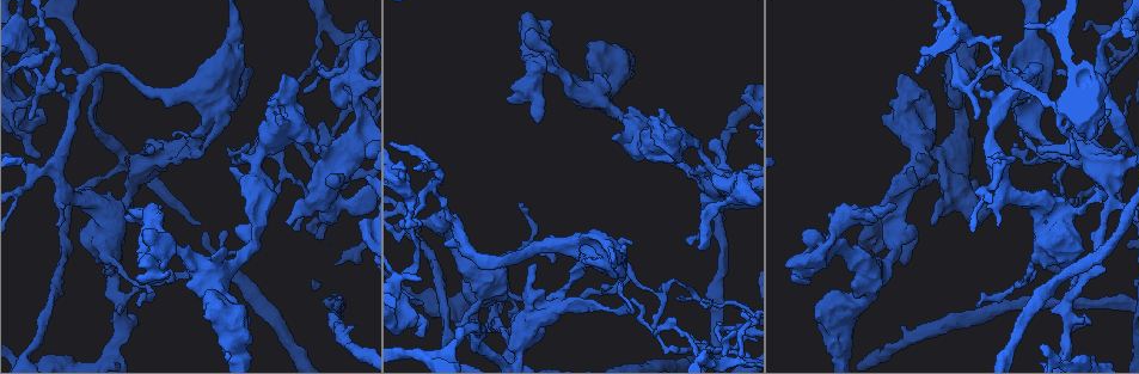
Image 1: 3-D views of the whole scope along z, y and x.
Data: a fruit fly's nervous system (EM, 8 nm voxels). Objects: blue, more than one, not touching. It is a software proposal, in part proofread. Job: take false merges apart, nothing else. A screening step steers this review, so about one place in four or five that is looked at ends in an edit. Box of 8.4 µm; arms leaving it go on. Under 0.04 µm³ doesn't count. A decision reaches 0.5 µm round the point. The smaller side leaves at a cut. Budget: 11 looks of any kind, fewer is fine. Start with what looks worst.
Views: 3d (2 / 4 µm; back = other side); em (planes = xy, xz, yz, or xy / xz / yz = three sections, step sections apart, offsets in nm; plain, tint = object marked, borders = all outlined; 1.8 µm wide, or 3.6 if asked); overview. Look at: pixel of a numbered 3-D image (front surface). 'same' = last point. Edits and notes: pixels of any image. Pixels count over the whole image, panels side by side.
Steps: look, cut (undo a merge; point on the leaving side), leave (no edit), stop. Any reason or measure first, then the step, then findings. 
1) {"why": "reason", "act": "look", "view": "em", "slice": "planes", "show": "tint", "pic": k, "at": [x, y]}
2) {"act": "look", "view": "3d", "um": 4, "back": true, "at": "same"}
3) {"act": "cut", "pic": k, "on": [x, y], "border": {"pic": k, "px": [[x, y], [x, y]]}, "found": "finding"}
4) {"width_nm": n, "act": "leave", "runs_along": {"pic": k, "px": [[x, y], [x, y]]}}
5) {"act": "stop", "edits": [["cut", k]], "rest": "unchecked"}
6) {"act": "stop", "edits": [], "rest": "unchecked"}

{"why": "four arms meet", "act": "look", "view": "em", "slice": "yz", "step": 16, "show": "tint", "pic": 1, "at": [958, 93]}

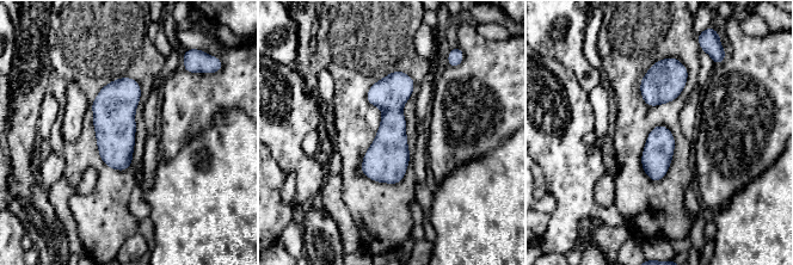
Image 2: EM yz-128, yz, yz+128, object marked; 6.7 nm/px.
{"why": "cut it another way", "act": "look", "view": "em", "slice": "planes", "show": "borders", "at": "same"}

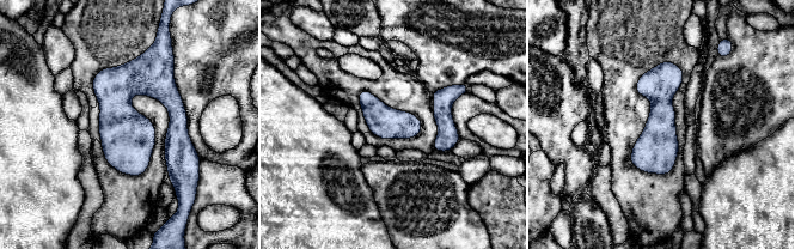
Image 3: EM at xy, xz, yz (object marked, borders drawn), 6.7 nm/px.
{"act": "leave", "found": "continuous, no second cell"}

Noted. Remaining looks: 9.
{"why": "sharp bend", "act": "look", "view": "em", "slice": "xy", "step": 4, "show": "plain", "pic": 1, "at": [964, 187]}

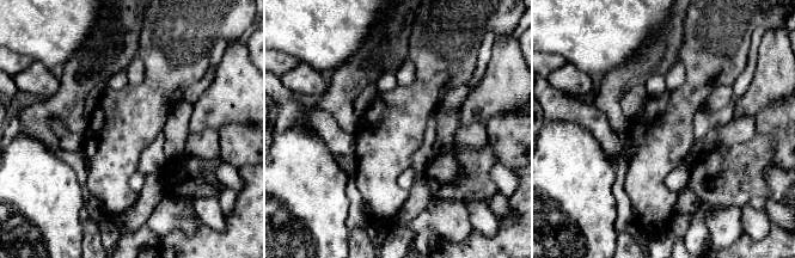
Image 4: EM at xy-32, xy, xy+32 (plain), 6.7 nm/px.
{"why": "with the object marked", "act": "look", "view": "em", "slice": "xy", "step": 4, "show": "tint", "at": "same"}

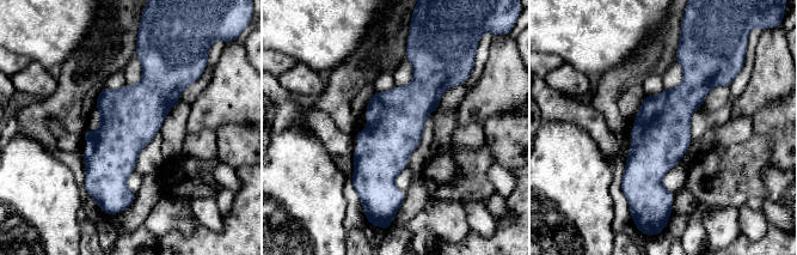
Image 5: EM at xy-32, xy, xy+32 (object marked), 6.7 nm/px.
{"act": "leave", "found": "one cell here"}

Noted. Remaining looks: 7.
{"why": "calibre changes", "act": "look", "view": "em", "slice": "planes", "show": "borders", "pic": 1, "at": [839, 245]}

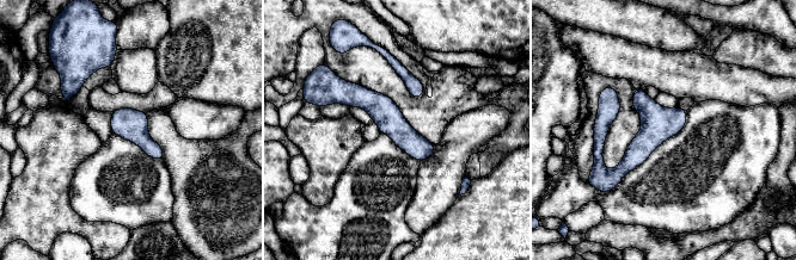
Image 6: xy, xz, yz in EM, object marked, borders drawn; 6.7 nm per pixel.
{"act": "leave", "runs_along": {"pic": 6, "px": [[336, 93], [368, 99], [430, 150]]}, "found": "one cell here"}

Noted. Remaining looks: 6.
{"why": "abrupt turn", "act": "look", "view": "em", "slice": "planes", "show": "tint", "pic": 1, "at": [341, 55]}

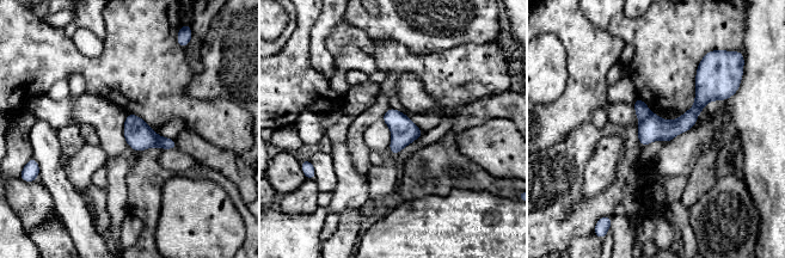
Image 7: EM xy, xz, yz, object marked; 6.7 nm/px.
{"act": "leave", "runs_along": {"pic": 7, "px": [[722, 94], [642, 141]]}, "found": "continuous, no second cell"}

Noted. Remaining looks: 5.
{"act": "stop", "edits": [], "rest": "unchecked"}

